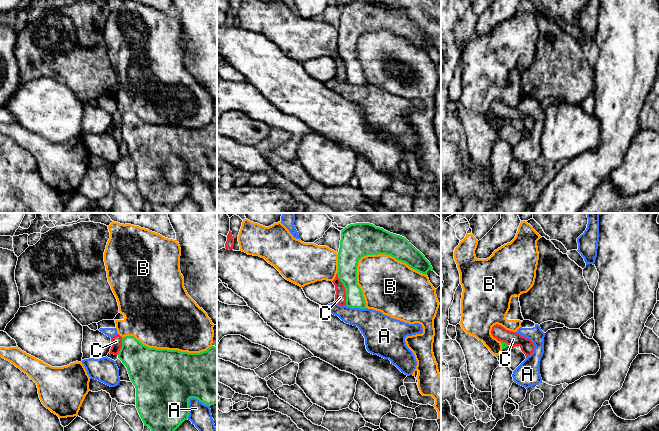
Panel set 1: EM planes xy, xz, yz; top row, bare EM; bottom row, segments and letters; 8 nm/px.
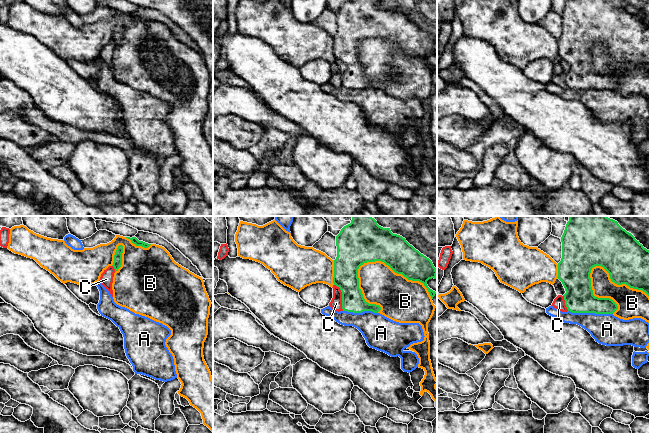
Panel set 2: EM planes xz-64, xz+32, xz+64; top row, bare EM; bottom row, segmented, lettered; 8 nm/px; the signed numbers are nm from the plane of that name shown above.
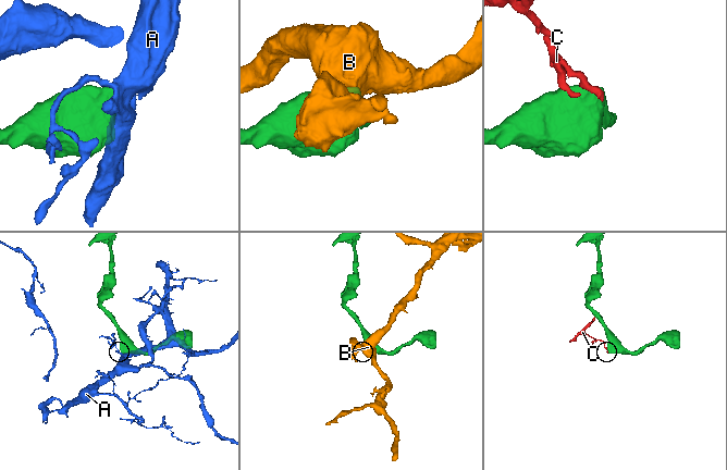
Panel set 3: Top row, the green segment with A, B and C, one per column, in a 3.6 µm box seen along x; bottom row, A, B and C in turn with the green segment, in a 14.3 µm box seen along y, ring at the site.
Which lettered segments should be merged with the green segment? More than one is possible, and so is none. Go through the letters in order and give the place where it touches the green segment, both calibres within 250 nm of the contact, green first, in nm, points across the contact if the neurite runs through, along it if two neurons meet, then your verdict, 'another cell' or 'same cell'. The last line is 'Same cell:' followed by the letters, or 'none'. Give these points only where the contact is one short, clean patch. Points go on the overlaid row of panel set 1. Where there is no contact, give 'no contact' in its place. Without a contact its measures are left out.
A: contact xy (189, 398); calibres 480 and 180 nm; another cell
B: contact xz (390, 255); calibres 260 and 440 nm; another cell
C: contact xz (345, 289); calibres 170 and 100 nm; border xz (336, 274), (344, 287), (346, 304); another cell
Same cell: none

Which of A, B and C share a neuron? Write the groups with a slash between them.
A / B / C

